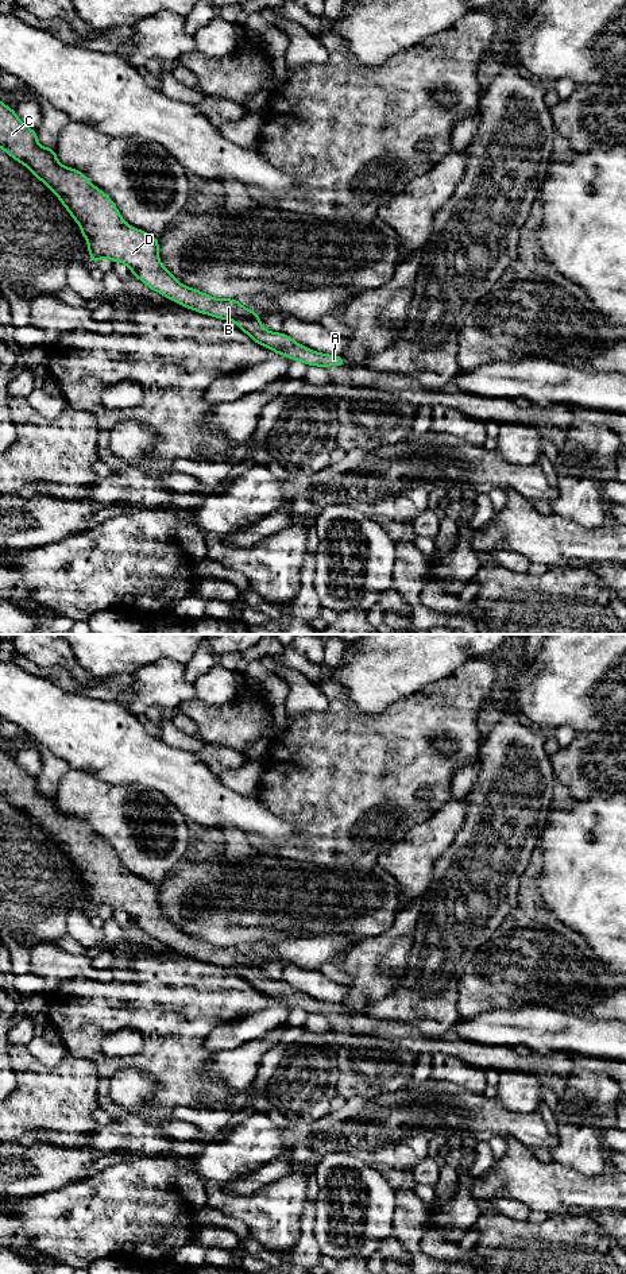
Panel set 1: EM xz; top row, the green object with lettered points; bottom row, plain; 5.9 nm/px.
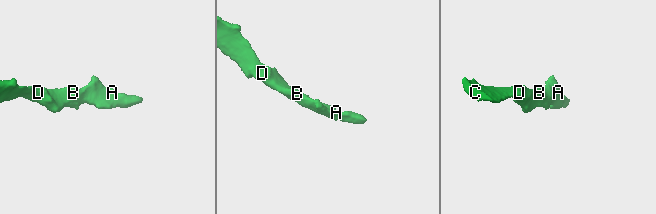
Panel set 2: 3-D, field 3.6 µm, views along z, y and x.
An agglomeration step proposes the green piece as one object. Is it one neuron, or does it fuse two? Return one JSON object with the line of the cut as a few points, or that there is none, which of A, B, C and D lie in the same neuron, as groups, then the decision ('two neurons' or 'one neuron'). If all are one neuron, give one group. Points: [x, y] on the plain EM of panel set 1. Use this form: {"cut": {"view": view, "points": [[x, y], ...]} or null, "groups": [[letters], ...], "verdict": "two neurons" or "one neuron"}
{"cut": null, "groups": [["A", "B", "C", "D"]], "verdict": "one neuron"}

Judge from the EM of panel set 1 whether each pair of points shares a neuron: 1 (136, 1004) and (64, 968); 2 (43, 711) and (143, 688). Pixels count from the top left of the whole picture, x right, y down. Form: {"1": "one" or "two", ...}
{"1": "two", "2": "two"}

